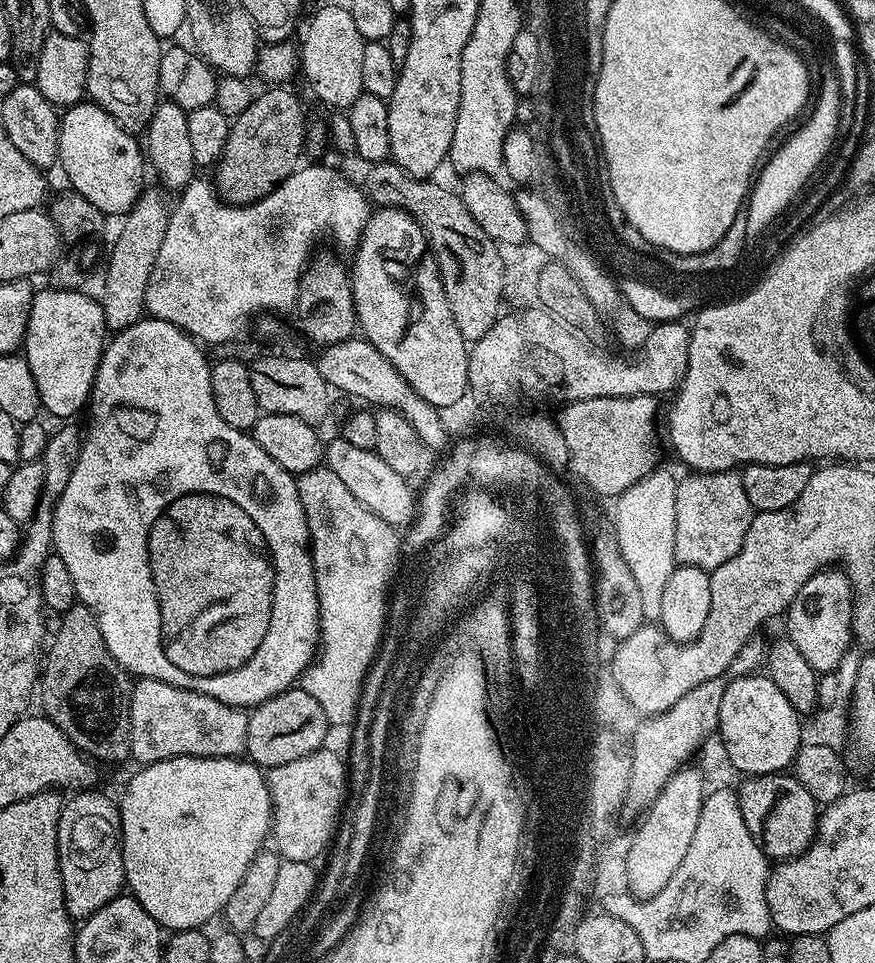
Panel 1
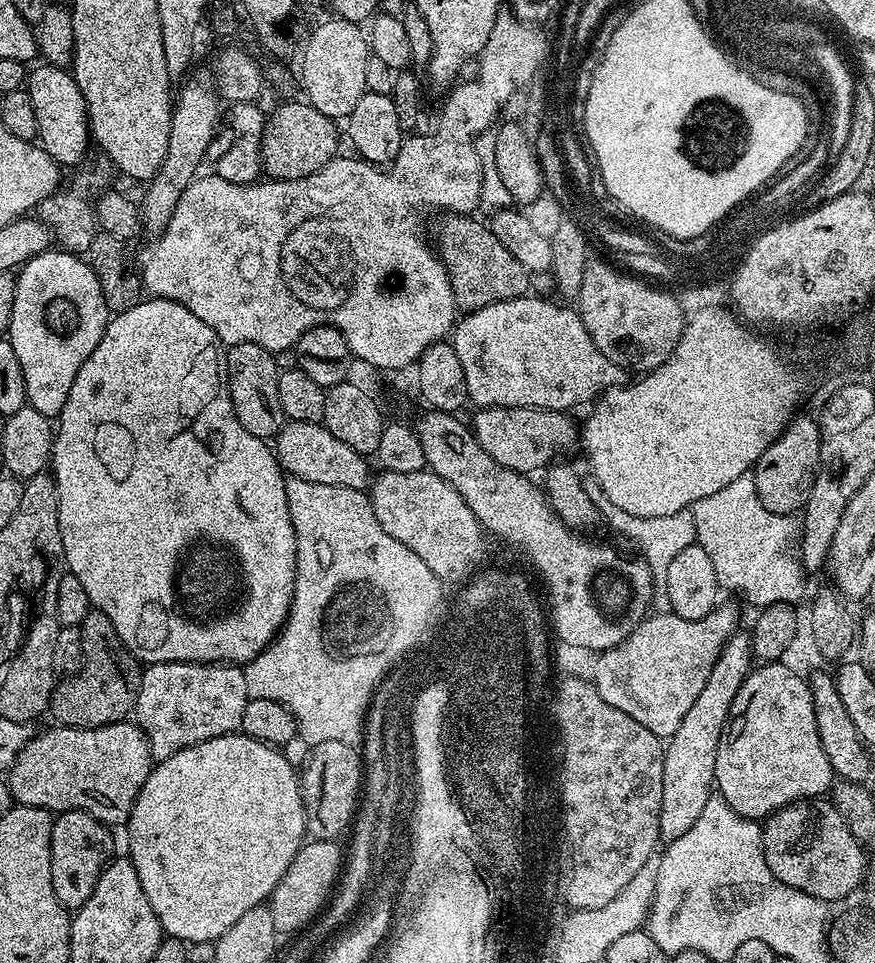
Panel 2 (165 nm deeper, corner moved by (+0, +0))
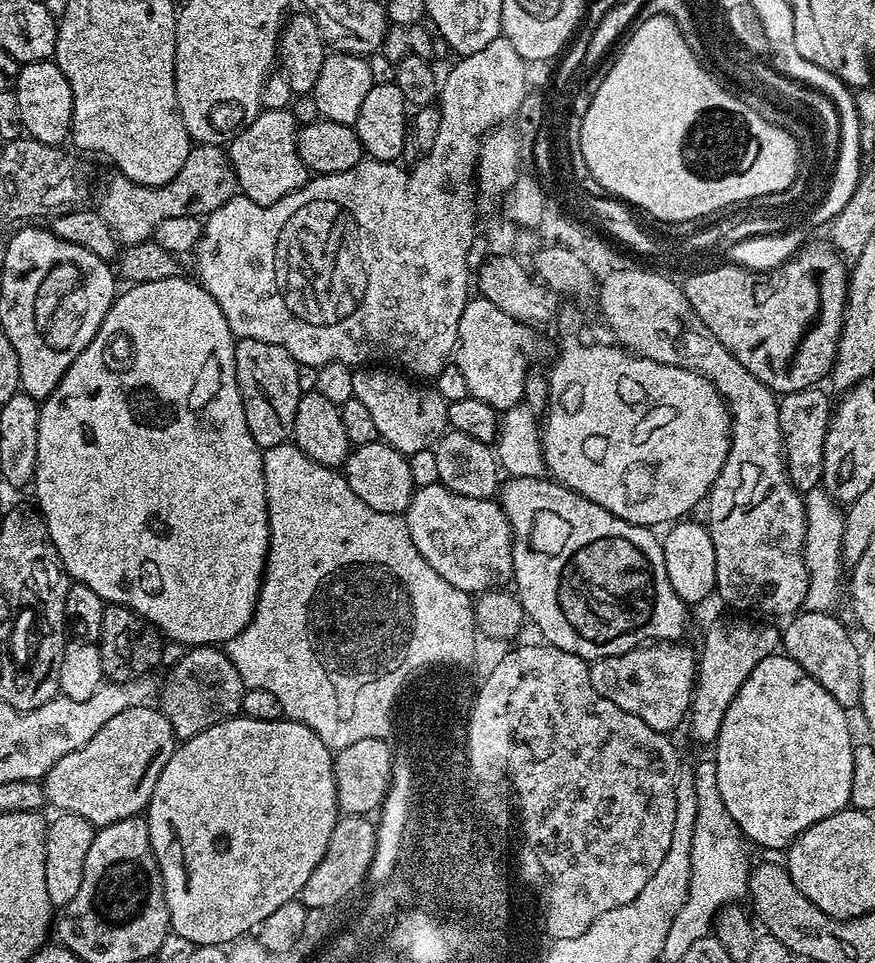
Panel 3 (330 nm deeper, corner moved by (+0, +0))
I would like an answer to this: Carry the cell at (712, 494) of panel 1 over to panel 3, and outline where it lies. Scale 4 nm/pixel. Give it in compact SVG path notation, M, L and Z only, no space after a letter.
M821 486L811 488L804 496L804 509L808 515L808 529L804 539L804 564L810 577L804 599L805 612L832 612L836 595L840 592L840 568L842 569L842 534L844 533L844 512Z

